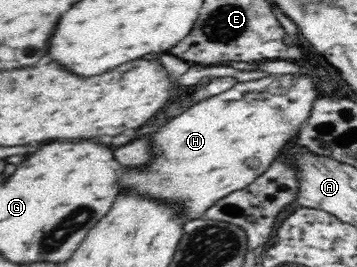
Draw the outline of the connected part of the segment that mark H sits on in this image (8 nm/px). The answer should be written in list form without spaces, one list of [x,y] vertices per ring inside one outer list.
[[[277,74],[237,81],[230,90],[177,114],[155,136],[159,162],[147,172],[123,174],[121,184],[135,184],[153,197],[181,204],[191,218],[199,218],[216,200],[261,176],[279,152],[297,138],[323,94],[317,80],[315,75]]]

